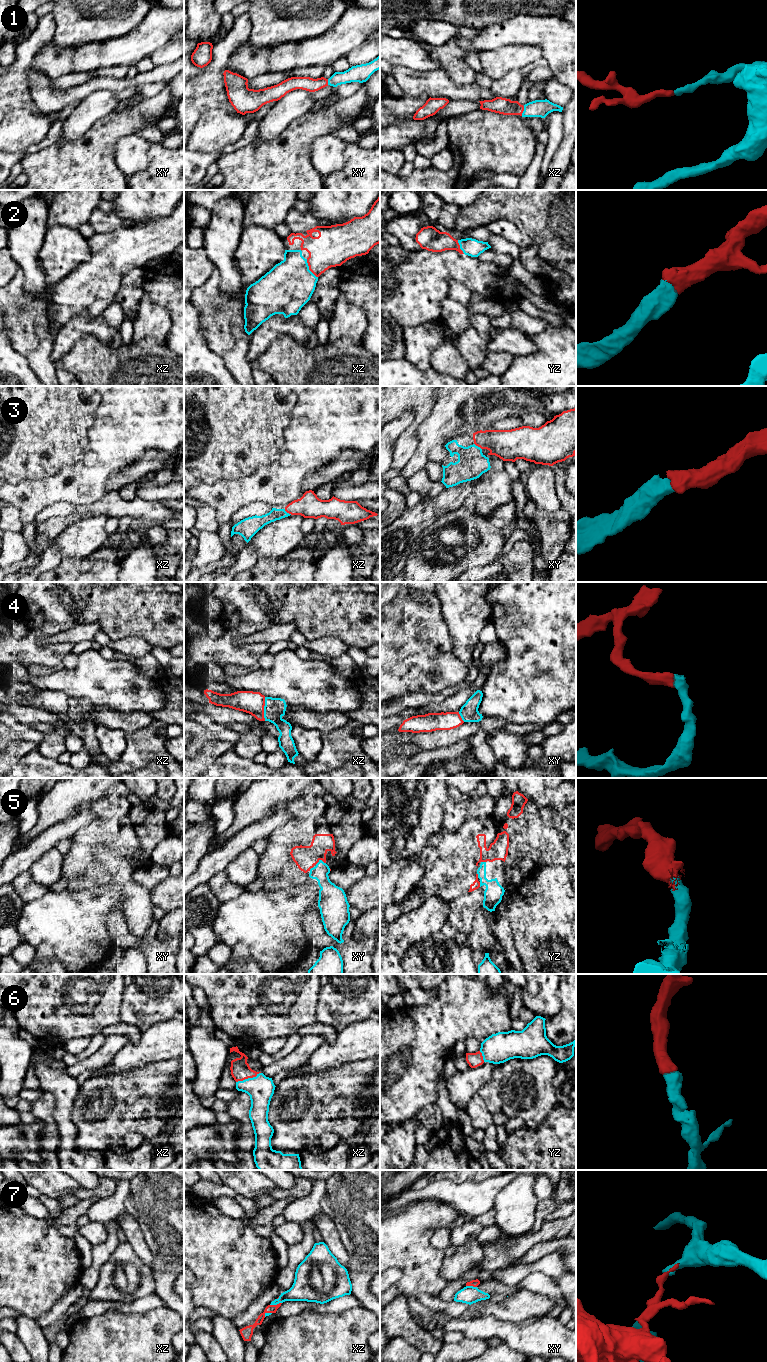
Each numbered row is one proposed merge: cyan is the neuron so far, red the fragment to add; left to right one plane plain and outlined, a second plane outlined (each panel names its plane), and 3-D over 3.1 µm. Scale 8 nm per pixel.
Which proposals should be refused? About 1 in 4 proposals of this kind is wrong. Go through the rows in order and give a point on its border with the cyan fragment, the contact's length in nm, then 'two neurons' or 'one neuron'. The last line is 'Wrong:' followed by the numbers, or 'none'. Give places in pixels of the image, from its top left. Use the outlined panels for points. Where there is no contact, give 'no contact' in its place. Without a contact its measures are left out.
1: xz (523, 111) | 80 nm | one neuron
2: xz (308, 268) | 180 nm | one neuron
3: xz (288, 513) | 80 nm | one neuron
4: xz (264, 709) | 190 nm | two neurons
5: xy (320, 860) | 90 nm | one neuron
6: xz (248, 1078) | 220 nm | one neuron
7: xz (275, 1304) | 100 nm | two neurons
Wrong: 4, 7

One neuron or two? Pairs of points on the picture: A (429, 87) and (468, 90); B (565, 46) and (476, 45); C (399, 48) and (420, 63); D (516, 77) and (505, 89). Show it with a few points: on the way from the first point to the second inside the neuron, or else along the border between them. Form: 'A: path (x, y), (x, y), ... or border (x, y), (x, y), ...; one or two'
A: path (439, 87), (458, 90); one
B: path (543, 35), (498, 35); one
C: path (404, 52), (410, 53), (415, 58); one
D: path (513, 80), (508, 86); one

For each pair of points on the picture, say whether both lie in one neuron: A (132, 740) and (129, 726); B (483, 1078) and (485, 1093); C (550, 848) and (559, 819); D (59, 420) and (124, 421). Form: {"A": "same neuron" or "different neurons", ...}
{"A": "different neurons", "B": "different neurons", "C": "same neuron", "D": "different neurons"}

